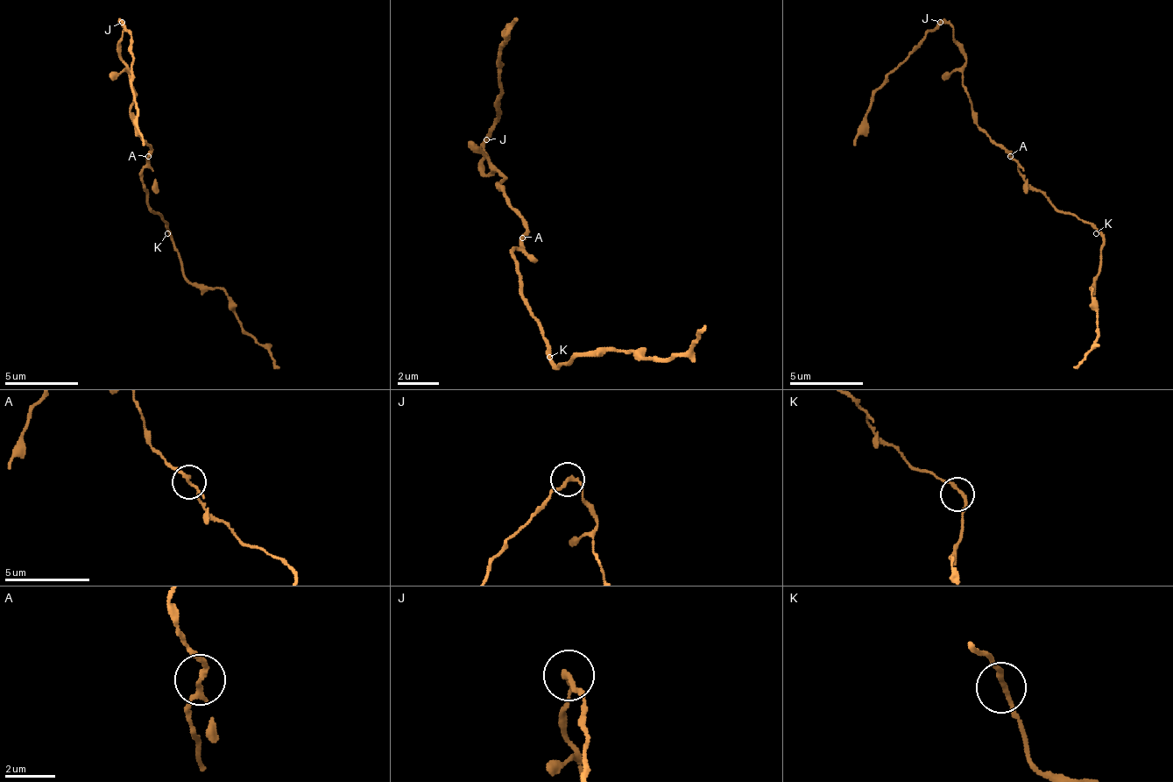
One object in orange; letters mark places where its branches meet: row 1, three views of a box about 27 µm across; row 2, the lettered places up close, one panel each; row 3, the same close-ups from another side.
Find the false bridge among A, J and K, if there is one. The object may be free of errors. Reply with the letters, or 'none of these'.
J

